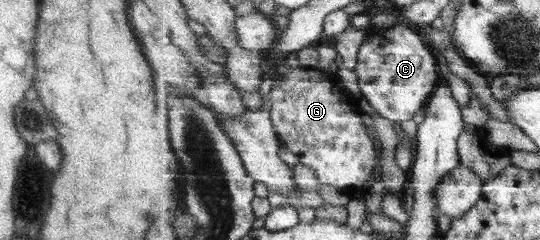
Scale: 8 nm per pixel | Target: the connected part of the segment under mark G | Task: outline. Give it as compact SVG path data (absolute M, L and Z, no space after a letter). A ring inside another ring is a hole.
M280 65L277 71L279 72L277 82L266 100L270 103L271 119L282 144L299 157L299 162L313 169L320 184L331 184L340 191L353 188L365 191L368 184L380 181L378 161L381 148L380 152L376 153L364 125L366 120L369 120L360 115L358 99L342 88L333 74L324 73L319 69L302 67L290 69L286 65ZM364 181L367 181L366 185L360 187L359 182Z

